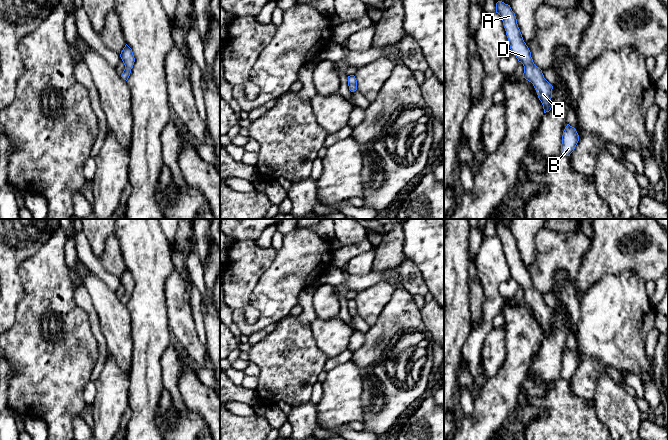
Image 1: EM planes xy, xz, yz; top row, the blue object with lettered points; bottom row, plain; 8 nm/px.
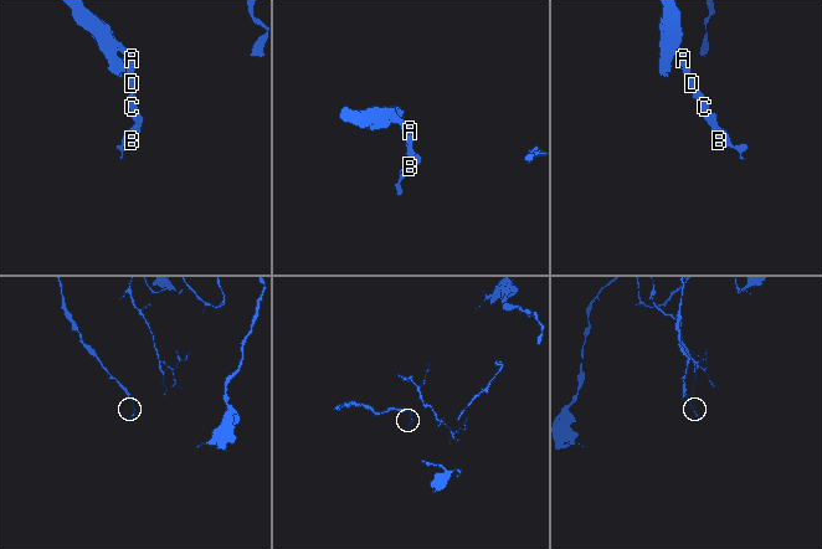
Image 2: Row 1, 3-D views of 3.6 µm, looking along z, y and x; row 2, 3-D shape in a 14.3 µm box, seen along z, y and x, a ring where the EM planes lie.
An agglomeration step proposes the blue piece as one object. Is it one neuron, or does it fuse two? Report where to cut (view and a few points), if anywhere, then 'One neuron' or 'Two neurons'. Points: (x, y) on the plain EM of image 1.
No split. One neuron

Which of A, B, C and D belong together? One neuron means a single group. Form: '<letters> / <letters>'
A B C D

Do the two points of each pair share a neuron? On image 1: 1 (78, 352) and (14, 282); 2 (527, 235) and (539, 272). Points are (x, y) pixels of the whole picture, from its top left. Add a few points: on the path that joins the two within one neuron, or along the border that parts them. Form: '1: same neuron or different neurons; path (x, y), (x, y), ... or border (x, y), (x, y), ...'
1: different neurons; border (18, 270), (24, 295), (17, 305), (15, 315)
2: different neurons; border (537, 235), (535, 239), (537, 256), (527, 269)

